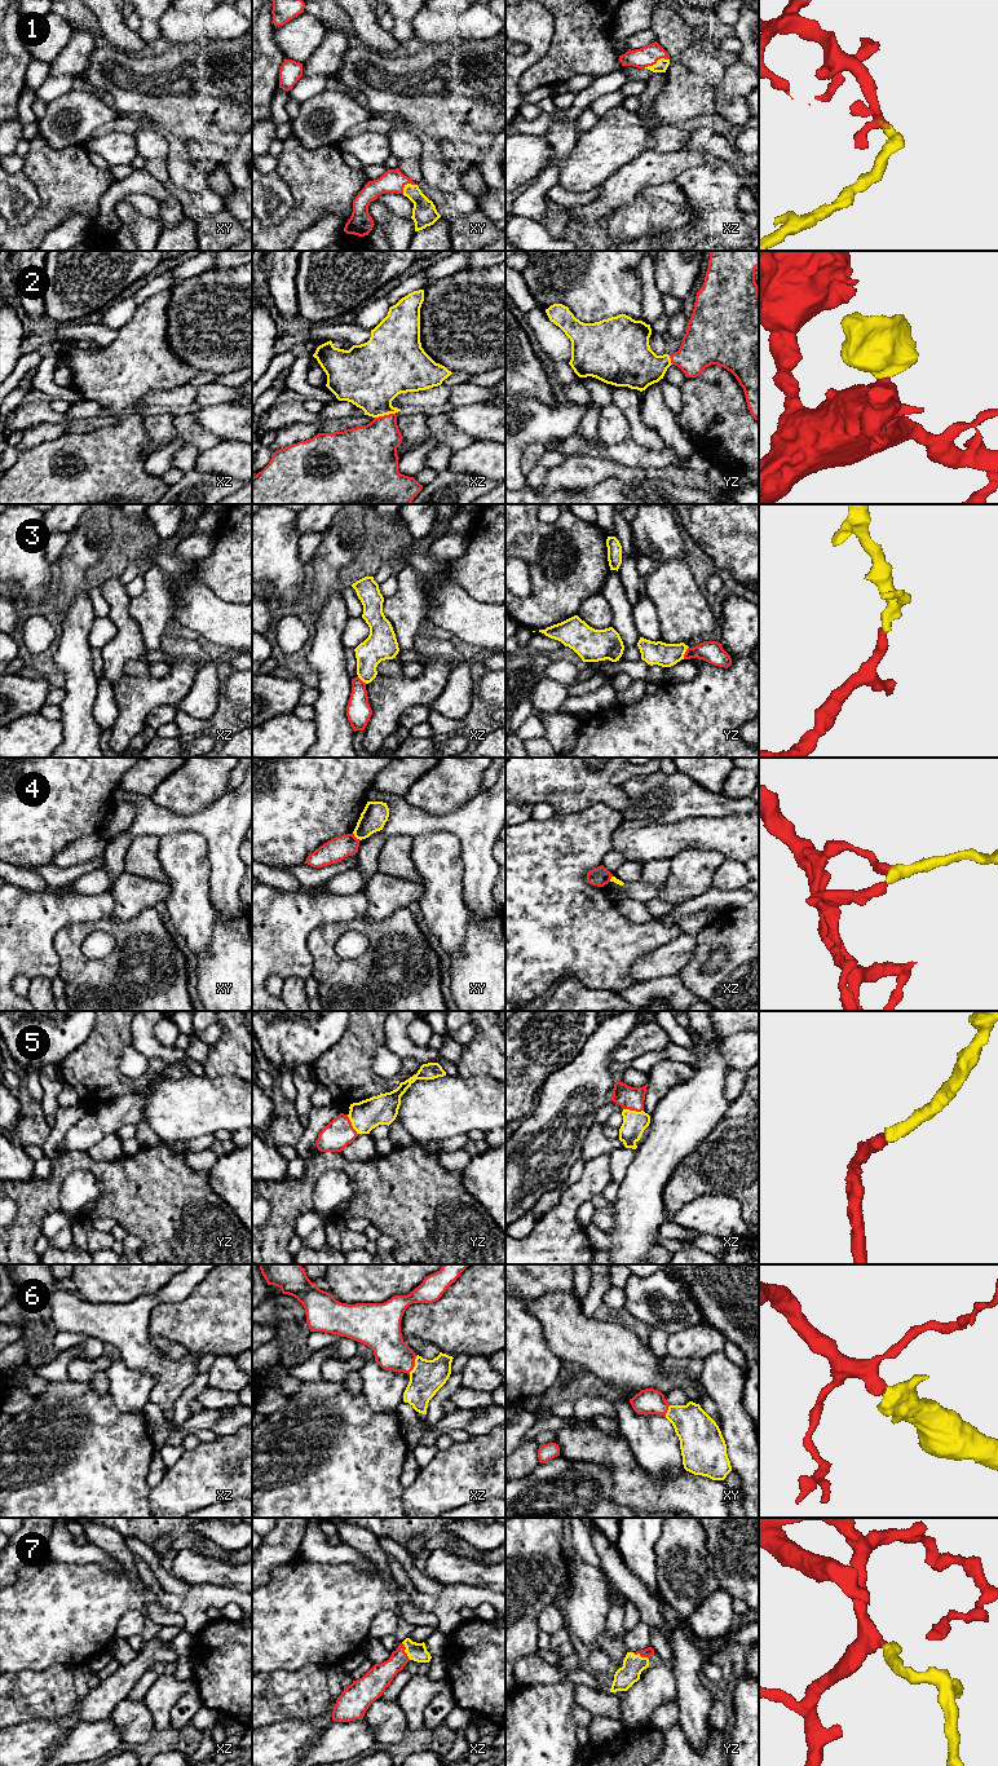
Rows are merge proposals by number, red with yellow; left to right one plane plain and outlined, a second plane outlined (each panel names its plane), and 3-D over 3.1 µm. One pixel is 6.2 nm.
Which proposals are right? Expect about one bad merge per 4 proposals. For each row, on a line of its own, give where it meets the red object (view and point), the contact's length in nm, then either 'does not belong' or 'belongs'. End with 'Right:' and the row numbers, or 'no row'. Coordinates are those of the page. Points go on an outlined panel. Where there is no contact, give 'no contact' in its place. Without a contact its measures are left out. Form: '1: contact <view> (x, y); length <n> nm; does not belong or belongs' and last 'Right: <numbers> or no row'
1: contact xz (656, 62); length 170 nm; belongs
2: contact xz (384, 415); length 130 nm; belongs
3: contact yz (685, 653); length 90 nm; does not belong
4: contact xy (354, 837); length 50 nm; does not belong
5: contact xz (634, 1109); length 130 nm; belongs
6: contact xz (414, 1364); length 130 nm; belongs
7: contact xz (403, 1651); length 120 nm; belongs
Right: 1, 2, 5, 6, 7

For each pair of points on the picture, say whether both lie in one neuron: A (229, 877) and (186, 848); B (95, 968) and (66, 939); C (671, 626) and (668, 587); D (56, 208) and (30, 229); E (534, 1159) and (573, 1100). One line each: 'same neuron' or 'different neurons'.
A: different neurons
B: same neuron
C: same neuron
D: same neuron
E: same neuron

